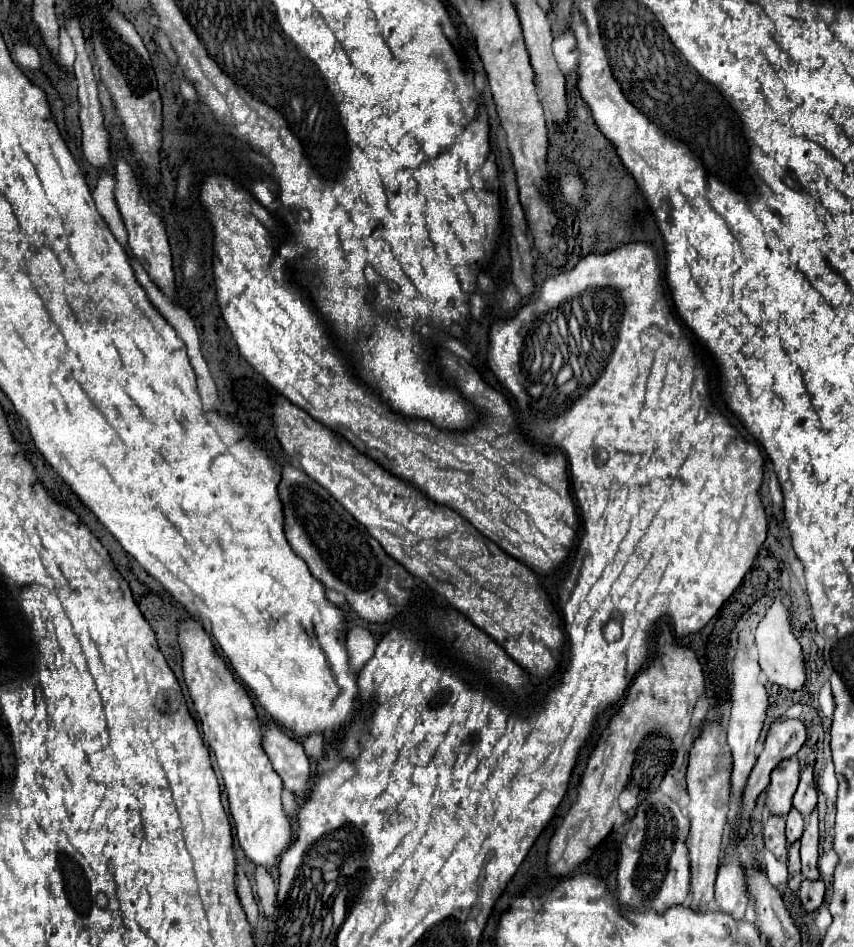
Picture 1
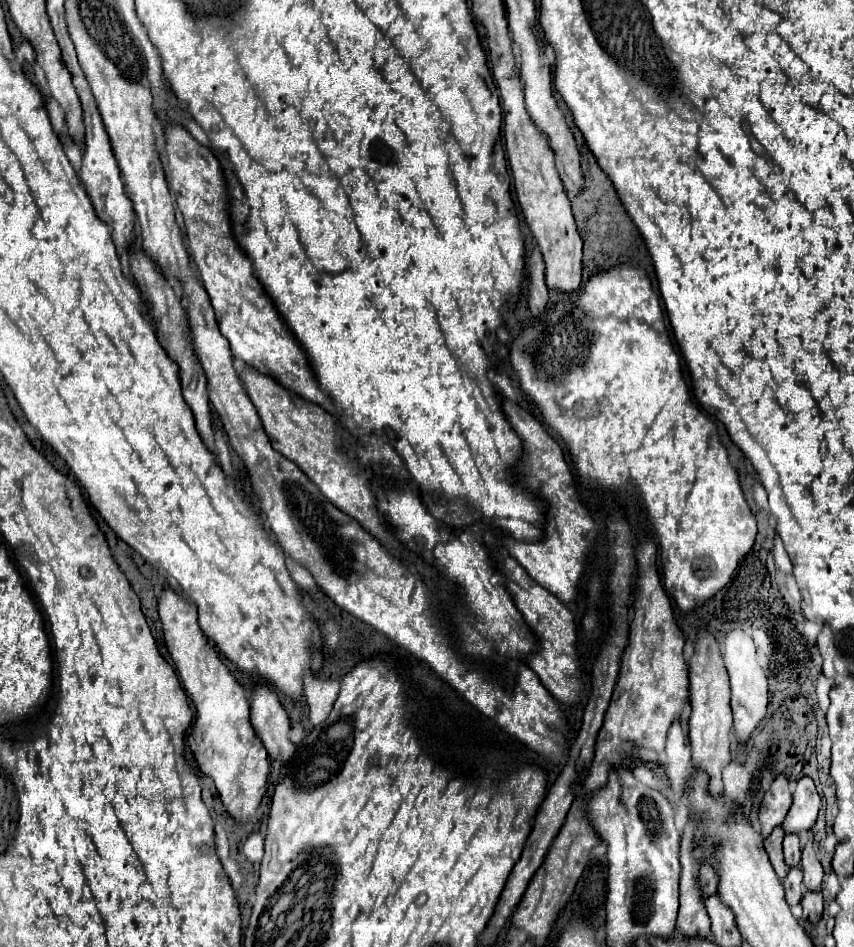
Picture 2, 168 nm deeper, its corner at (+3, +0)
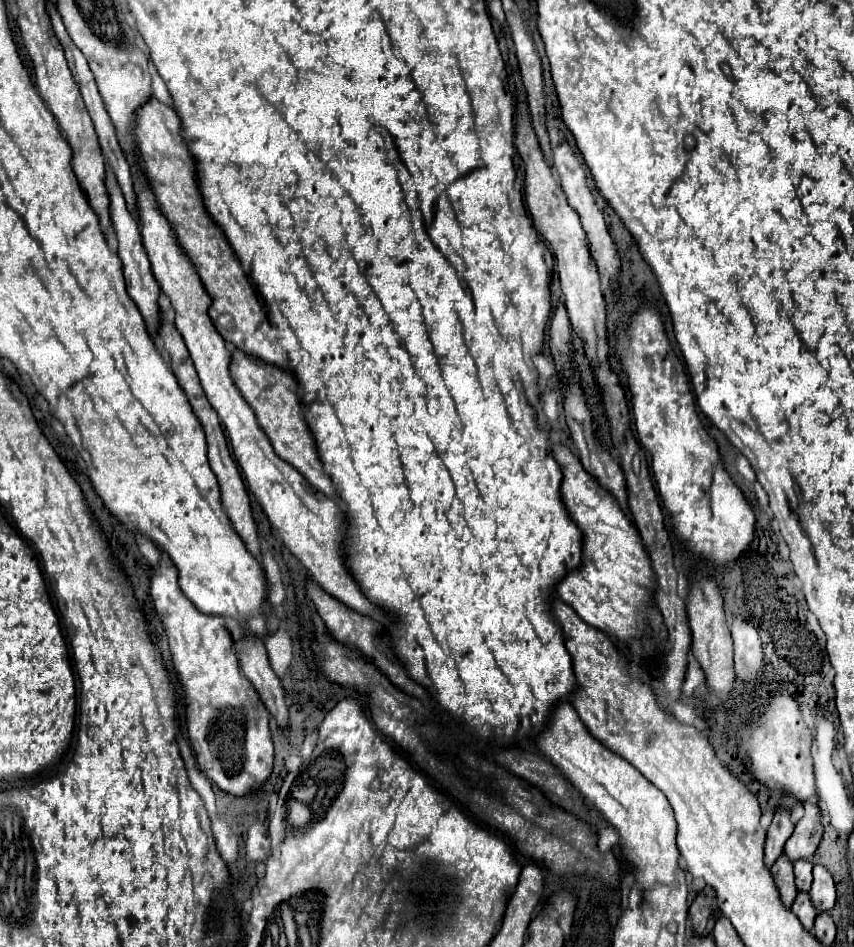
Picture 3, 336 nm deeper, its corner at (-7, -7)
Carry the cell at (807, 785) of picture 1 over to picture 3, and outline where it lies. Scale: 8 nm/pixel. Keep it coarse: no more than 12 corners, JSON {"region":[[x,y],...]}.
{"region":[[804,803],[804,817],[786,841],[794,863],[814,855],[820,837],[820,809]]}

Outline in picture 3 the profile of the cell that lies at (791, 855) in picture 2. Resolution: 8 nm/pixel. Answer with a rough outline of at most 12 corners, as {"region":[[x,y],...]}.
{"region":[[794,863],[796,889],[808,893],[812,885],[812,863]]}

